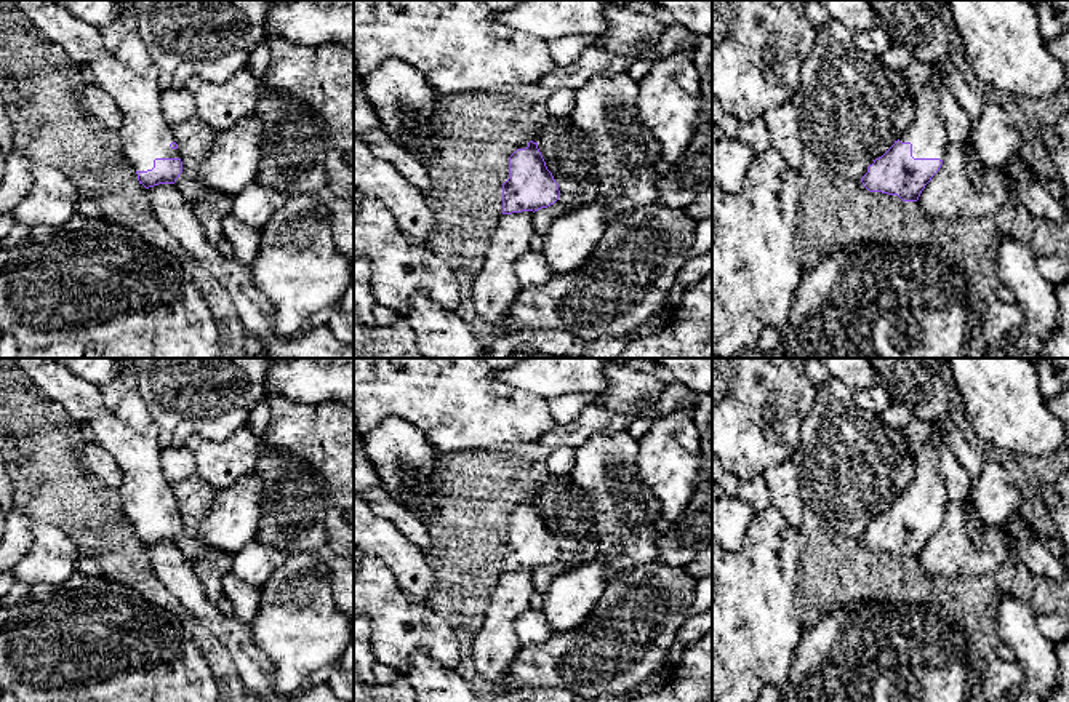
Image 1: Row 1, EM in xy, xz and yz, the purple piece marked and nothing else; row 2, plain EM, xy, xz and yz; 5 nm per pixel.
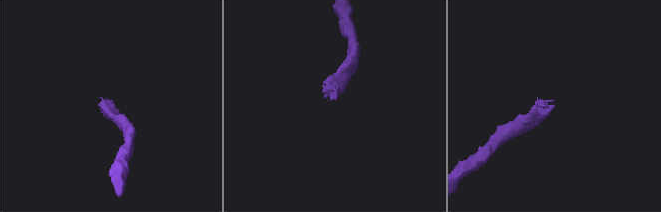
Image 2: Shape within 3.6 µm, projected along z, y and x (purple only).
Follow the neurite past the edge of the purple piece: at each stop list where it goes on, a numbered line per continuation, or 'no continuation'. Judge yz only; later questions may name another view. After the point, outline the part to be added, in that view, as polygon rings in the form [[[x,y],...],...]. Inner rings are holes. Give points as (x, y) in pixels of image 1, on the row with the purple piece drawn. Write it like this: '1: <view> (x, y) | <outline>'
1: yz (927, 135) | [[[891,46],[885,61],[893,75],[904,82],[912,98],[912,123],[899,141],[912,144],[914,158],[943,160],[949,142],[936,110],[938,94],[930,66],[903,46]]]

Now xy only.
1: xy (144, 133) | [[[53,0],[14,2],[30,22],[40,29],[50,42],[61,46],[72,61],[80,67],[88,66],[93,69],[94,83],[115,101],[122,112],[123,123],[117,133],[134,171],[152,170],[155,158],[179,158],[179,150],[170,147],[171,142],[176,142],[176,136],[163,118],[160,107],[160,91],[163,83],[157,64],[152,62],[147,72],[133,70],[104,46],[102,34],[96,26],[70,16]]]

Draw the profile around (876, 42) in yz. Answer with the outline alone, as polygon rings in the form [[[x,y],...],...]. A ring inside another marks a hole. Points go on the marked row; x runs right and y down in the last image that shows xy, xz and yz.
[[[877,26],[866,32],[855,34],[855,43],[866,53],[885,59],[891,50],[888,35]]]

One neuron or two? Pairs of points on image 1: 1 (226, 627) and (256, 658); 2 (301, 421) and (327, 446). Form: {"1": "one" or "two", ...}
{"1": "one", "2": "one"}

